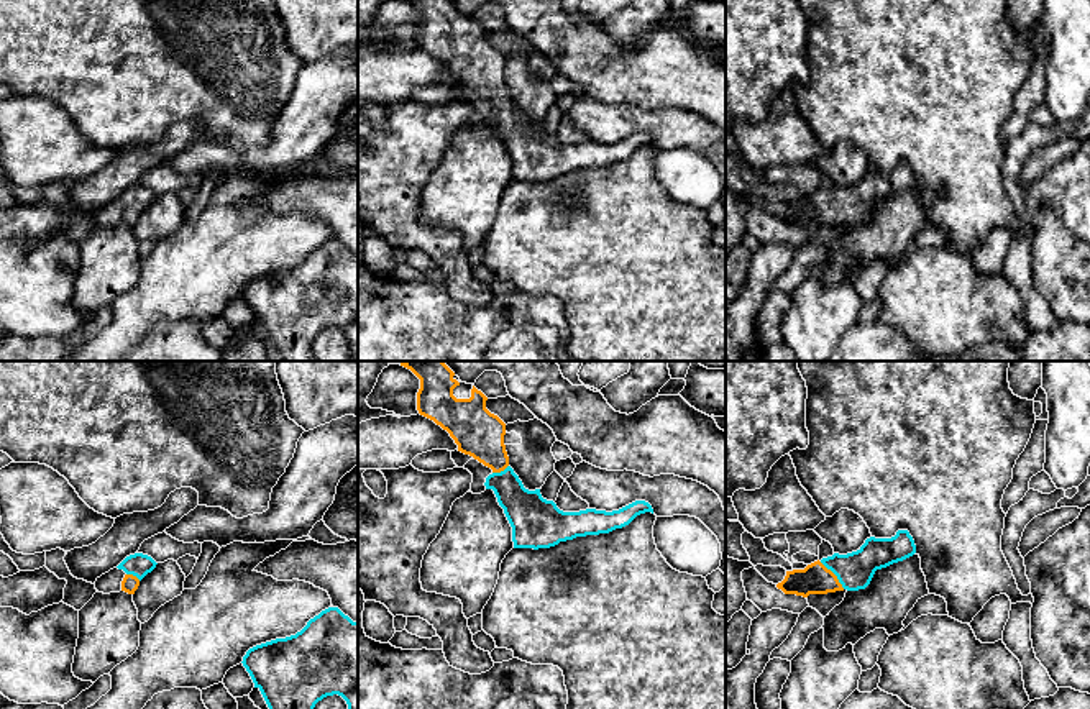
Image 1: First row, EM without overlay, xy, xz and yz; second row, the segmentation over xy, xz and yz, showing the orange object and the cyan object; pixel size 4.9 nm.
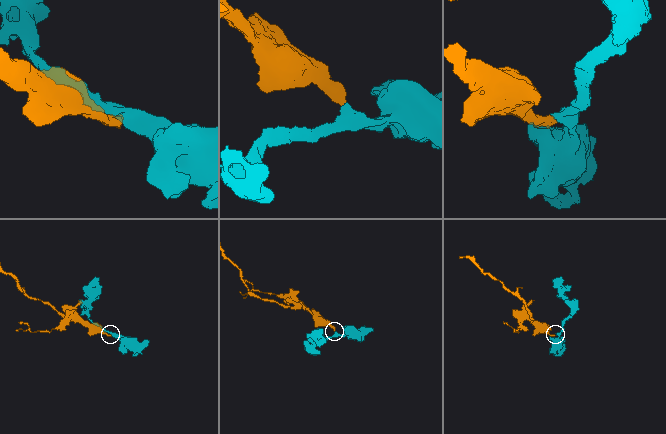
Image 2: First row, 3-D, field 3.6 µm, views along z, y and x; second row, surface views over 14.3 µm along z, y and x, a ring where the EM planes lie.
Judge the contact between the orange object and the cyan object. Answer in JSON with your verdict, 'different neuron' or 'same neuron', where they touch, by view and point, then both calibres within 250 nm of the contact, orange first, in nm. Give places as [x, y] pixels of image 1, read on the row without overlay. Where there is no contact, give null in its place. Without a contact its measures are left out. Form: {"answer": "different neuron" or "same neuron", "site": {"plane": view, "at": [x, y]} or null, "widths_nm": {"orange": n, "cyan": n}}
{"answer": "same neuron", "site": {"plane": "yz", "at": [834, 207]}, "widths_nm": {"orange": 150, "cyan": 180}}

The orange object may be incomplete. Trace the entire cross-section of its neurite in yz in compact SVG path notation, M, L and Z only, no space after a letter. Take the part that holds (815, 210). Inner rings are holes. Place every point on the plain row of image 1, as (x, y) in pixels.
M898 162L891 171L870 169L852 185L822 190L804 202L786 204L776 217L785 226L808 230L836 223L865 222L875 204L903 194L916 185L916 177L908 162Z

